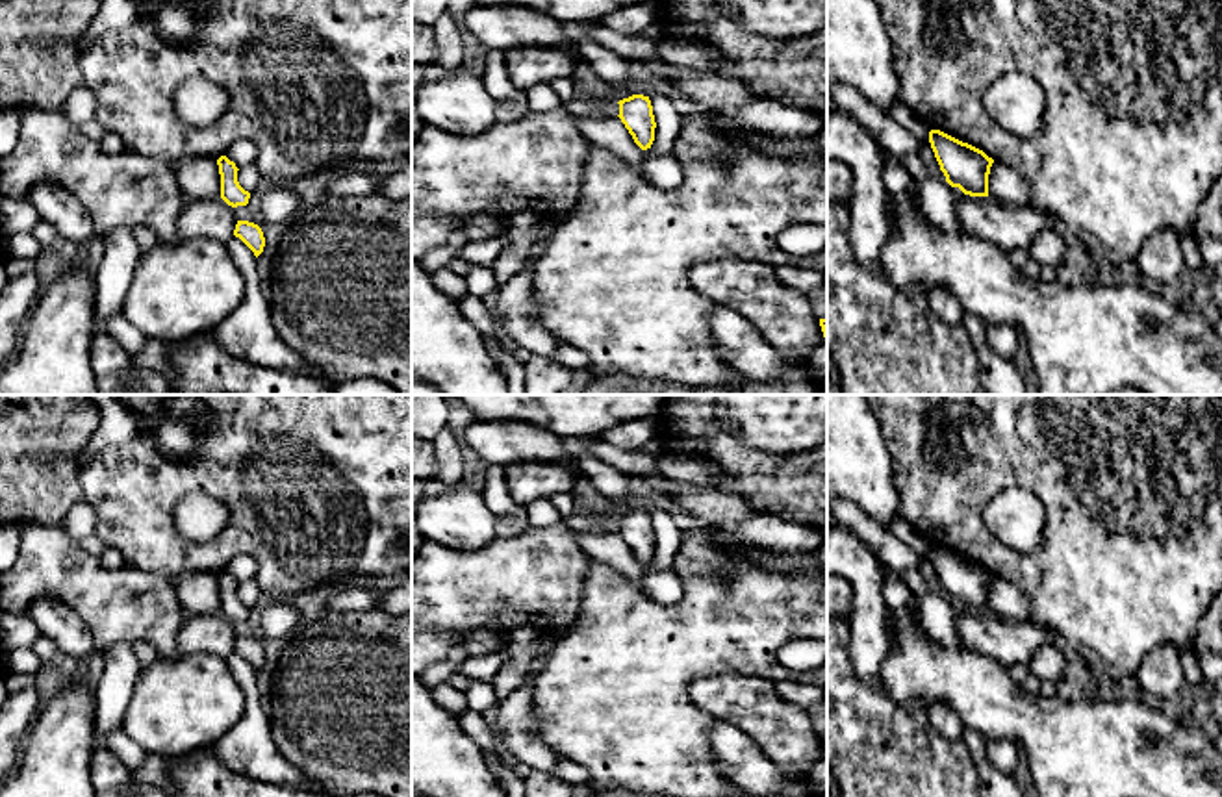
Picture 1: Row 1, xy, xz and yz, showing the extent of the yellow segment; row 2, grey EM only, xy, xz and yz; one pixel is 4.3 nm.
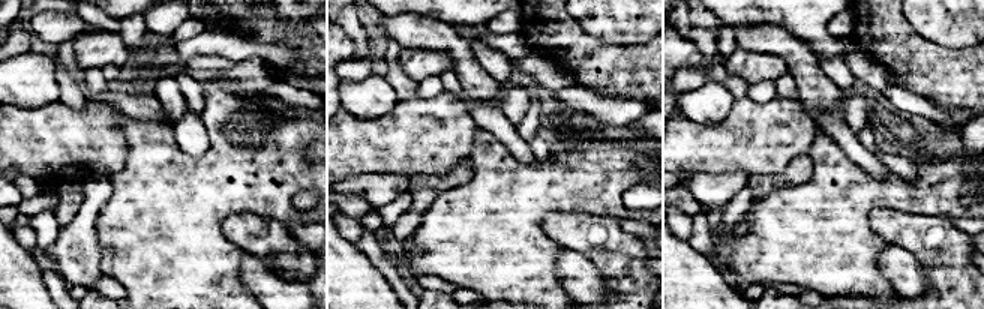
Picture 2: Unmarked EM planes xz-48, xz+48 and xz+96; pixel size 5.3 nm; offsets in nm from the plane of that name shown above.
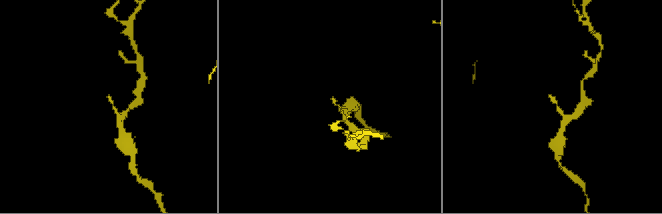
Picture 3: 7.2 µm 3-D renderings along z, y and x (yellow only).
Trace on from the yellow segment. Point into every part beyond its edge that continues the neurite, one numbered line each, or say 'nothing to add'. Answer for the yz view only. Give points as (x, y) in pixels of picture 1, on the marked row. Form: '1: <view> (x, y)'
nothing to add

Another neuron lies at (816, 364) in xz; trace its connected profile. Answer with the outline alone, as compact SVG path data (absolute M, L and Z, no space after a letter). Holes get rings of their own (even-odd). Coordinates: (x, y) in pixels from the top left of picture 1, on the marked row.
M823 339L810 354L808 361L810 376L827 386L827 339Z

